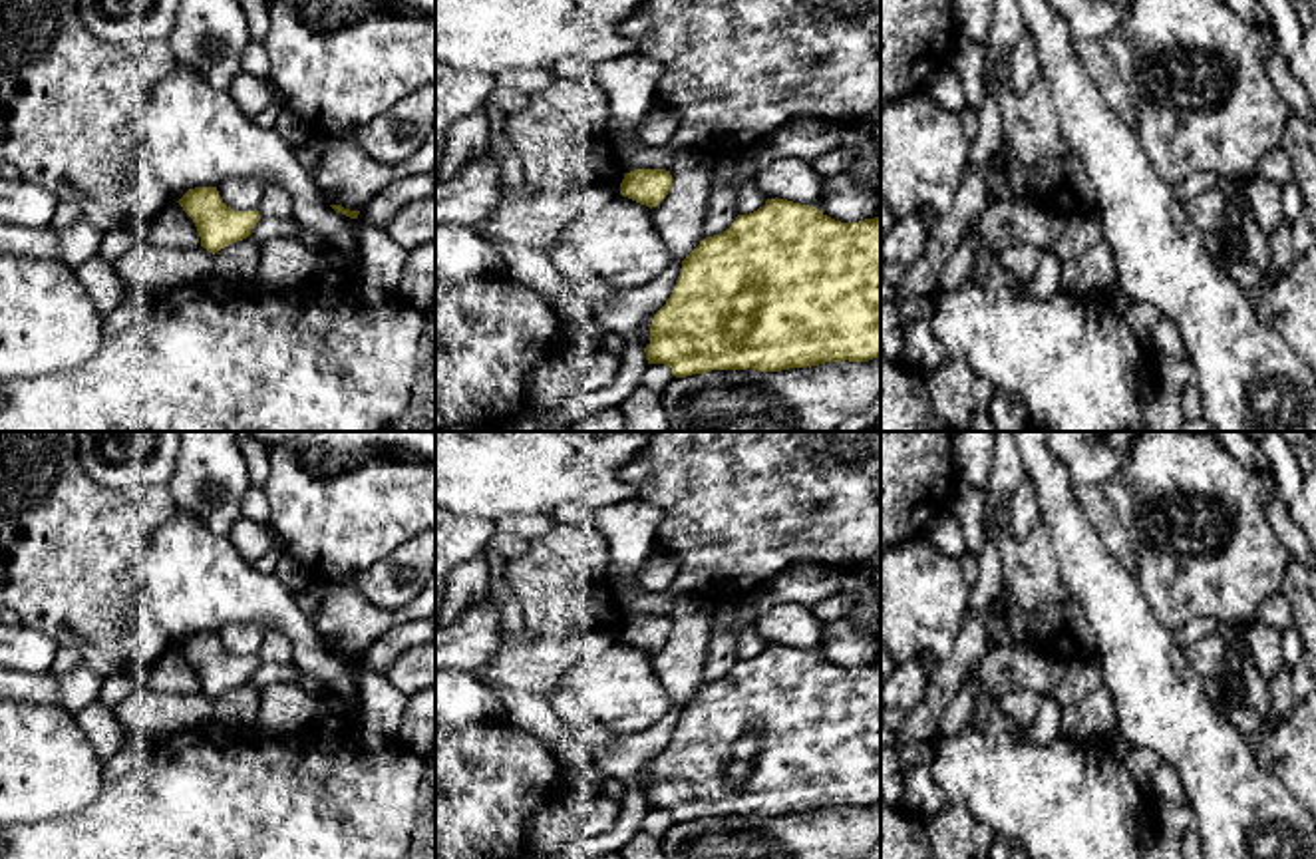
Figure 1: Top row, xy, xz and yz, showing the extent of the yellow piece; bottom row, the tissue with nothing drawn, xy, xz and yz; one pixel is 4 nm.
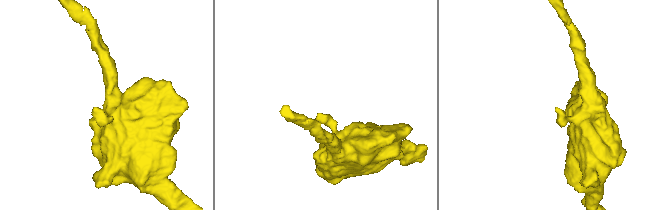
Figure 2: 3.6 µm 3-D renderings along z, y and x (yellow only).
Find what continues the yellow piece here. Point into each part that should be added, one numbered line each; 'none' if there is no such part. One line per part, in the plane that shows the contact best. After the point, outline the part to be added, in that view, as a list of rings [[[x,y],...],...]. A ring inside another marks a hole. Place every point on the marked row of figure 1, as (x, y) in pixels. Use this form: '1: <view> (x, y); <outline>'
none

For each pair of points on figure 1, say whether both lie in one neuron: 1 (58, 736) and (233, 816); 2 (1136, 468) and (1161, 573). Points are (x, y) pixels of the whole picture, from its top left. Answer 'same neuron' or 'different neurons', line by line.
1: different neurons
2: same neuron

